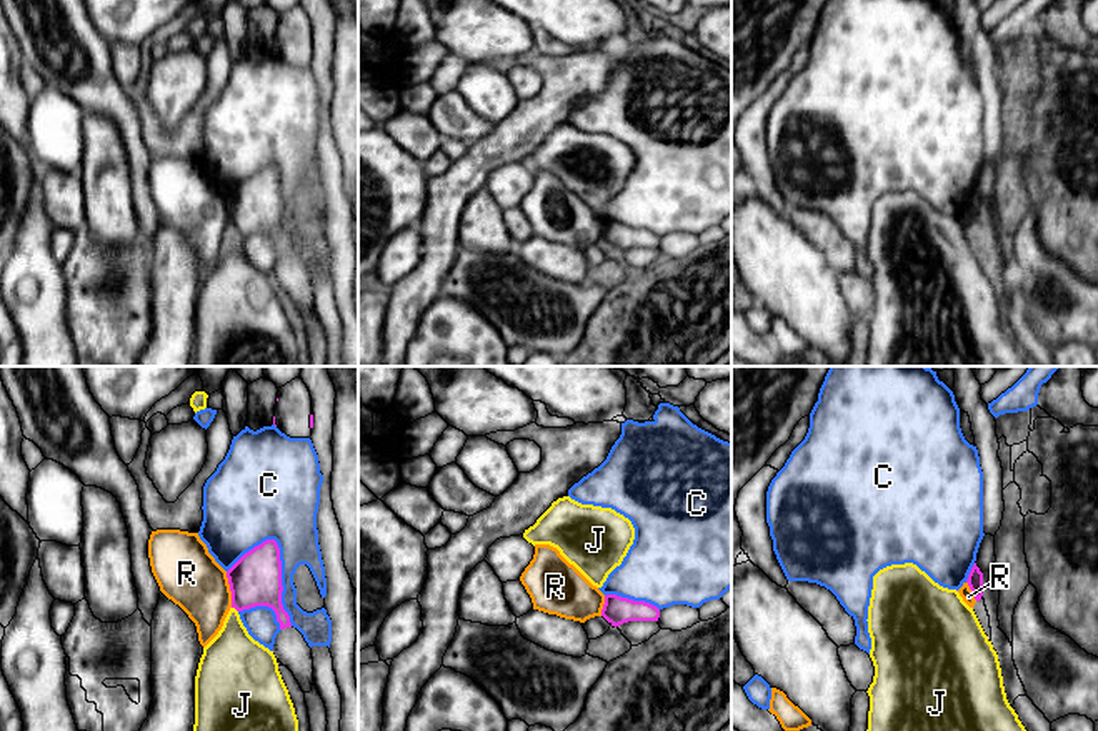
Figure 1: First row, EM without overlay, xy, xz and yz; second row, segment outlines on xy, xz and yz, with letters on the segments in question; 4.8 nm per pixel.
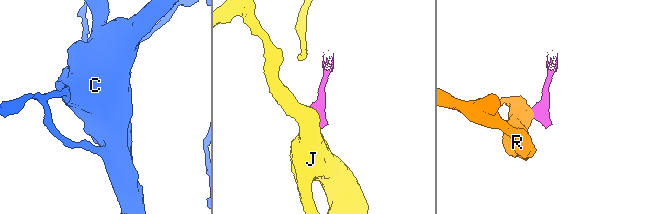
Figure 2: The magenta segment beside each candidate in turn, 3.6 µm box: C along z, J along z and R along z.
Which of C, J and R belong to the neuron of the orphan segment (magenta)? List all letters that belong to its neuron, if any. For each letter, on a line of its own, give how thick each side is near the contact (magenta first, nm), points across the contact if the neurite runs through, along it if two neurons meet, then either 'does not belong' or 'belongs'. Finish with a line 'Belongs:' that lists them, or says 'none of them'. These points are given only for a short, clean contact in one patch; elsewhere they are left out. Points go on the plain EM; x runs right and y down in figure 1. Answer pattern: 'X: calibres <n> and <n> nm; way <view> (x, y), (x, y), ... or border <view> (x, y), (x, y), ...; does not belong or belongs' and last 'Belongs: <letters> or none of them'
C: calibres 260 and 220 nm; does not belong
J: calibres 260 and 280 nm; border xy (232, 233), (237, 238); does not belong
R: calibres 260 and 300 nm; border xy (225, 198), (232, 233); does not belong
Belongs: none of them

